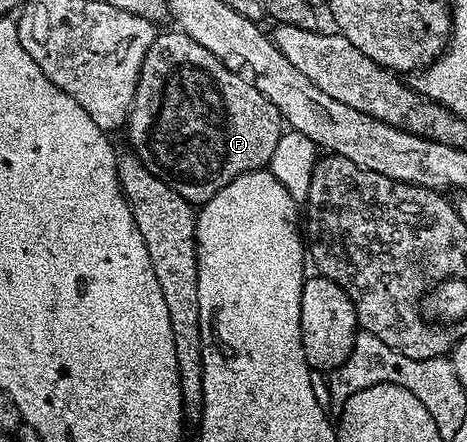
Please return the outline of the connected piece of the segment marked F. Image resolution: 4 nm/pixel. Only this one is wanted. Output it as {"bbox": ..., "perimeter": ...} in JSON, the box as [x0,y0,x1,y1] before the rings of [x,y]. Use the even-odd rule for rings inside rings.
{"bbox":[127,29,283,205],"perimeter":[[[180,29],[162,30],[151,41],[147,57],[139,73],[135,89],[133,107],[129,111],[127,132],[132,154],[159,181],[171,185],[179,197],[188,203],[200,205],[206,203],[223,185],[230,183],[248,171],[260,171],[268,168],[283,134],[283,120],[279,109],[259,93],[243,77],[231,73],[203,45],[187,37]]]}

